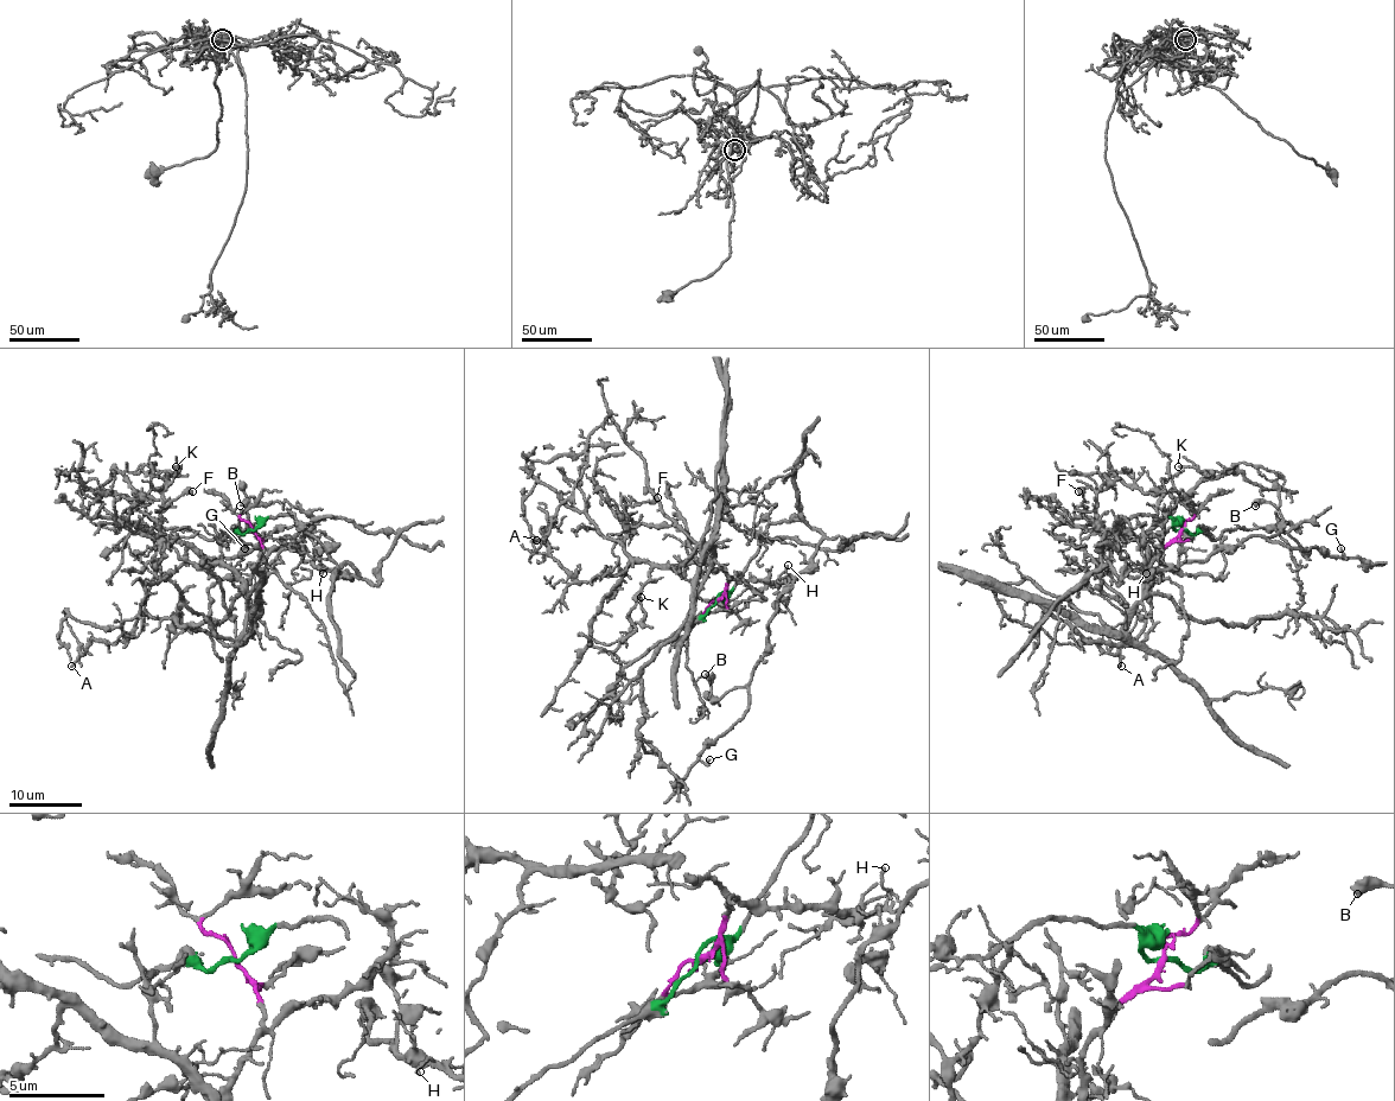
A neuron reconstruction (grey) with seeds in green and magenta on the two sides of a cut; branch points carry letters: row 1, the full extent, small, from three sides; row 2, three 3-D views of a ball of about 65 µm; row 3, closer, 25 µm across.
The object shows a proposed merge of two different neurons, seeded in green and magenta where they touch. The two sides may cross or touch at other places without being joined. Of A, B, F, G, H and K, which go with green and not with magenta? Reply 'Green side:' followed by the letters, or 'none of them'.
Green side: B, G, H

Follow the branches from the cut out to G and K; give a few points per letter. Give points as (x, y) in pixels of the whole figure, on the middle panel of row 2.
G: (715, 600), (766, 527), (802, 520), (821, 534), (813, 562), (778, 598), (745, 713), (699, 757), (711, 759)
K: (718, 600), (728, 581), (721, 570), (637, 562), (603, 600), (588, 642), (612, 651), (644, 613), (641, 597)

